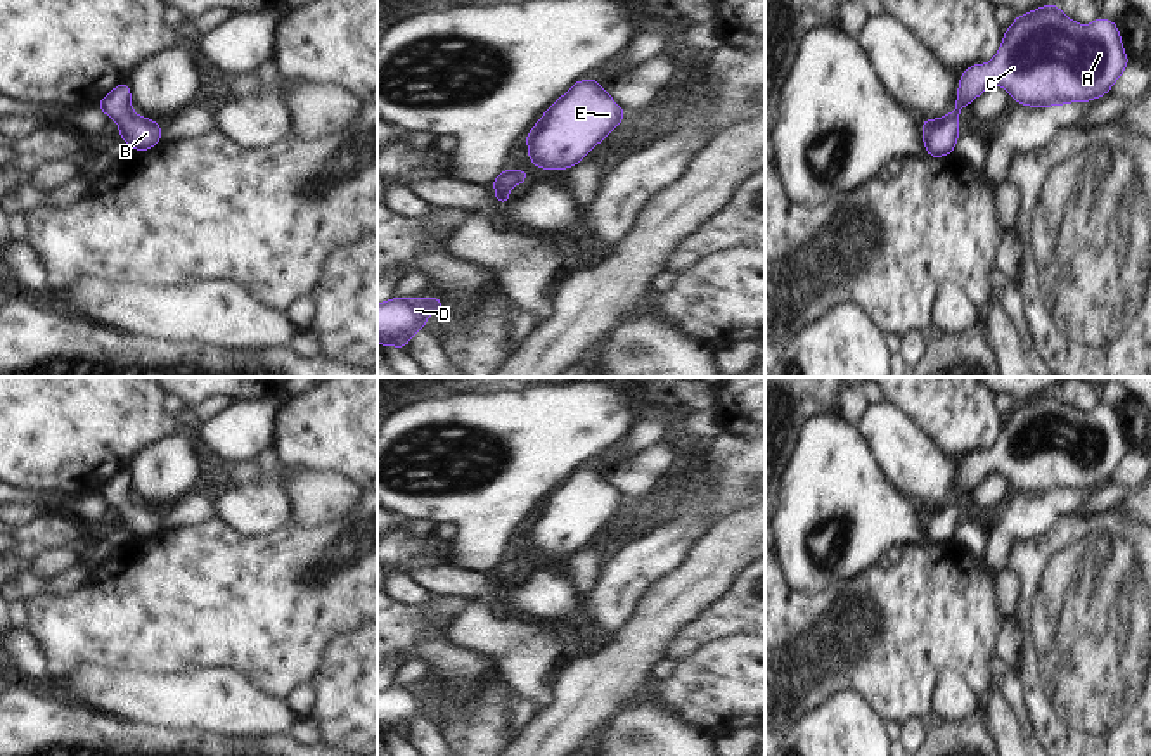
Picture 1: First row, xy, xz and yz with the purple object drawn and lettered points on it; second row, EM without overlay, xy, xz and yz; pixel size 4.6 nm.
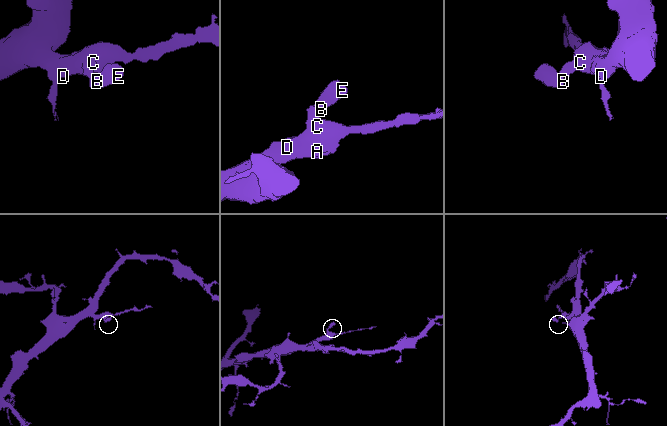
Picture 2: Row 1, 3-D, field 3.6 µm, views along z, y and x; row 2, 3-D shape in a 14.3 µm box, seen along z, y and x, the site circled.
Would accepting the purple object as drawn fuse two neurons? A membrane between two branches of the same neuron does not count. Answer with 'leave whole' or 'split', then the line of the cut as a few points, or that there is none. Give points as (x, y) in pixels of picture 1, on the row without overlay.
leave whole; cut none

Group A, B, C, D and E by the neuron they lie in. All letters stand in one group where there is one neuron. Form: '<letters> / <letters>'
A B C D E

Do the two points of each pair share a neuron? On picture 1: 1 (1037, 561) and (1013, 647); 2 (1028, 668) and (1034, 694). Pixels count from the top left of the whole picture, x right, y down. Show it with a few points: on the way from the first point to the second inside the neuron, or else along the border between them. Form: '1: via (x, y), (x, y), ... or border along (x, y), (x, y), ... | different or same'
1: border along (1015, 613), (1023, 625) | different
2: via (1028, 675), (1032, 687) | same

